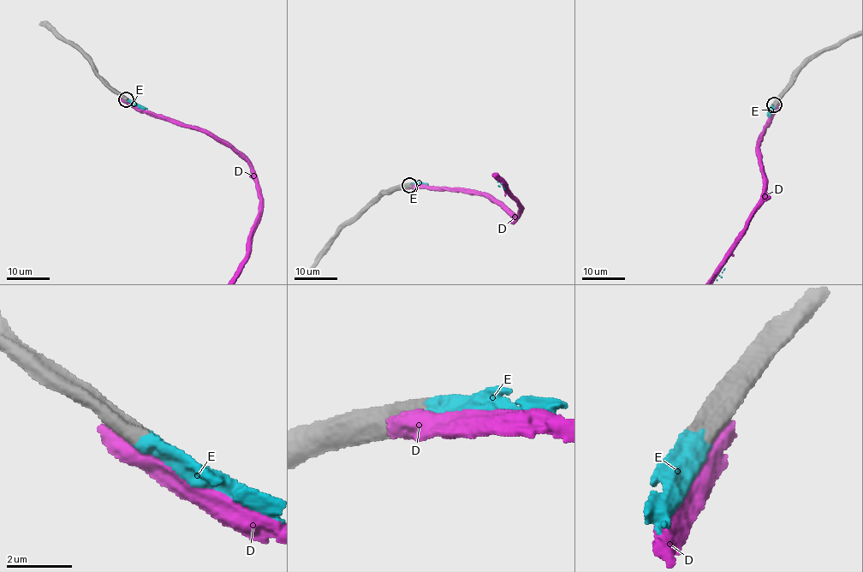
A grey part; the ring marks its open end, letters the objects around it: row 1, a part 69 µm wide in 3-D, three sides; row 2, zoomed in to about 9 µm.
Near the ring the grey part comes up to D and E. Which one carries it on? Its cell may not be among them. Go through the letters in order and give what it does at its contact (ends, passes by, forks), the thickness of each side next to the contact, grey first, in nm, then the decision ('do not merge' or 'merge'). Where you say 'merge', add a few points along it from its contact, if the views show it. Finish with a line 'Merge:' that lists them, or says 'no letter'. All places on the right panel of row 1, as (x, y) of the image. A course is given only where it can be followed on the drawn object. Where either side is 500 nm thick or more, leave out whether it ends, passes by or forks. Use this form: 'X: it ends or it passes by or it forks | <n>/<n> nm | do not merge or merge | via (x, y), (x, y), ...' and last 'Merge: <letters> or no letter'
D: 800/800 nm | do not merge
E: 700/600 nm | merge
Merge: E

